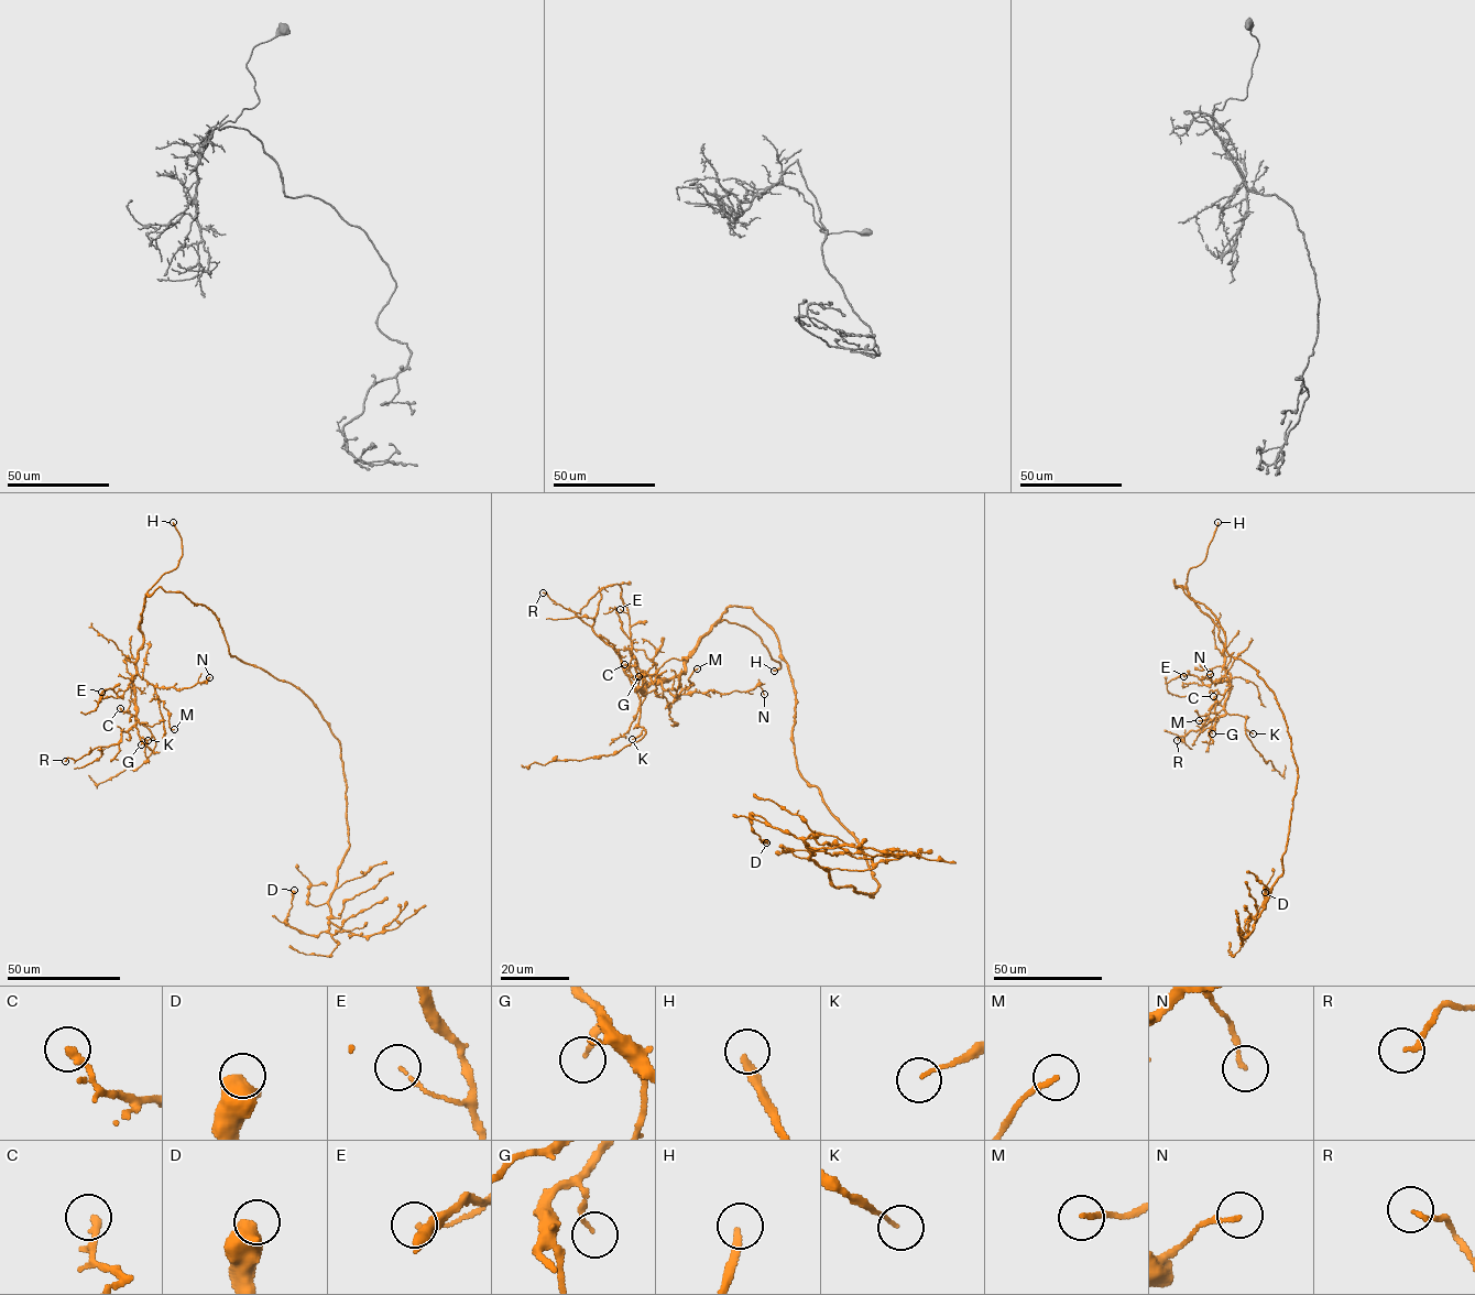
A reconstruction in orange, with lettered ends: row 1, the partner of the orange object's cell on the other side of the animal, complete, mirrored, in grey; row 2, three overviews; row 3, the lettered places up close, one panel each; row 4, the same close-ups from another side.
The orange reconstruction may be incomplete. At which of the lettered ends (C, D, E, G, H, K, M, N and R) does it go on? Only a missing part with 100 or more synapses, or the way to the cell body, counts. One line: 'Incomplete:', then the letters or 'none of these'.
Incomplete: H

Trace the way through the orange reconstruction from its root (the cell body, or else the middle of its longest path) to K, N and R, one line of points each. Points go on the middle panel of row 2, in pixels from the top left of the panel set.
K: (794, 748), (779, 641), (734, 606), (685, 673), (637, 688), (644, 729), (632, 739)
N: (794, 748), (793, 679), (751, 608), (730, 606), (685, 673), (658, 683), (676, 696), (758, 685), (764, 694)
R: (794, 748), (793, 679), (751, 608), (730, 606), (685, 673), (642, 695), (616, 651), (543, 592)

